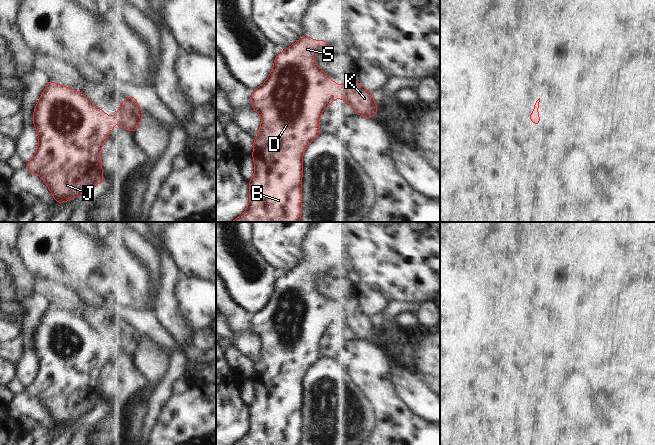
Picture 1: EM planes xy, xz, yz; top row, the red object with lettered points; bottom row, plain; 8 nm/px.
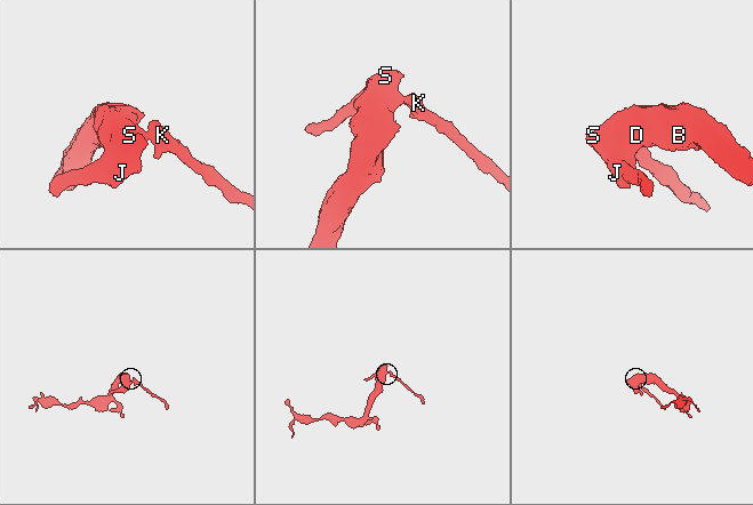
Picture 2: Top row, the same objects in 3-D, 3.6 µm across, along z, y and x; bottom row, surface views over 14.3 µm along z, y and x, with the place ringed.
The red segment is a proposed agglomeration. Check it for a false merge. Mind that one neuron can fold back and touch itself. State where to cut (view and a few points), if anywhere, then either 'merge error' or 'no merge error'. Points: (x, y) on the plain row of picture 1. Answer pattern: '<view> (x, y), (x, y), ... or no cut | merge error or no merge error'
xz (340, 311), (338, 320) | merge error

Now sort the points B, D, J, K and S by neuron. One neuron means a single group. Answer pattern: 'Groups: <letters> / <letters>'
Groups: B D J S / K.

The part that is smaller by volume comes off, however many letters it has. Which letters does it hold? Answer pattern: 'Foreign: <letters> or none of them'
Foreign: K

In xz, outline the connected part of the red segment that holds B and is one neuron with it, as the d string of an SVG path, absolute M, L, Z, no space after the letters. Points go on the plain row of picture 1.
M302 260L294 269L276 279L274 291L265 307L252 315L251 330L262 342L259 358L254 362L255 397L248 406L250 426L245 436L233 445L299 445L302 436L302 380L308 368L322 356L319 350L322 335L338 320L340 310L328 302L312 281L328 271L328 264L316 265Z

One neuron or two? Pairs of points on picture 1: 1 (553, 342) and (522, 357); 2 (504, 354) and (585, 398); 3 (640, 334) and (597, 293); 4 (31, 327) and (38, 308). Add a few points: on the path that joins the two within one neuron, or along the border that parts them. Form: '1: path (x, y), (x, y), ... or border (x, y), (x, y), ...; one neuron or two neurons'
1: border (540, 350), (543, 362), (549, 372); two neurons
2: border (554, 389), (554, 398), (562, 411); two neurons
3: border (609, 285), (608, 291), (600, 299), (591, 303); two neurons
4: path (31, 322), (33, 313); one neuron

